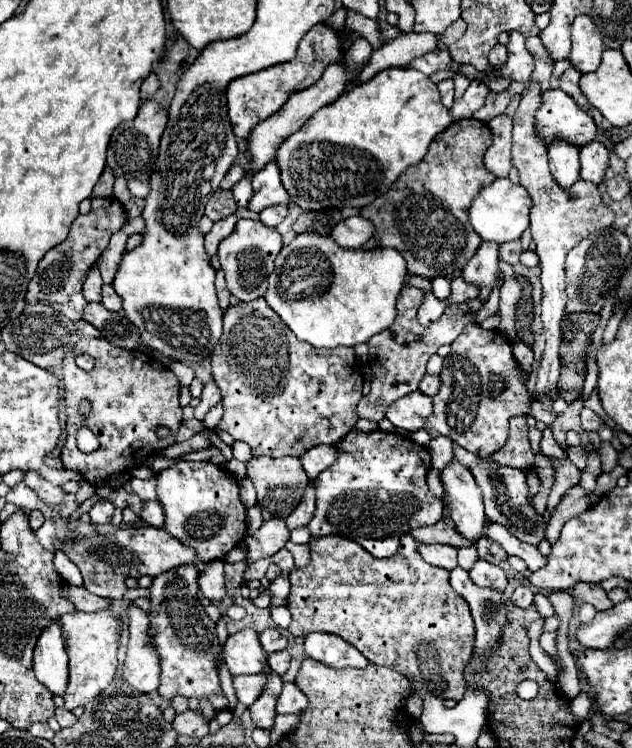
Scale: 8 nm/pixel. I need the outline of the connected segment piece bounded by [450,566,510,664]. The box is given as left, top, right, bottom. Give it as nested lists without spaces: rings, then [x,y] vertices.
[[[460,566],[454,568],[450,572],[450,584],[452,588],[468,602],[470,606],[470,612],[472,612],[472,618],[474,618],[474,624],[476,624],[476,642],[474,642],[474,660],[480,662],[480,664],[486,664],[488,662],[488,656],[500,648],[500,642],[502,642],[502,630],[504,626],[508,624],[508,614],[510,614],[510,602],[506,598],[506,594],[502,590],[494,590],[494,588],[480,588],[476,586],[468,572],[462,570]]]

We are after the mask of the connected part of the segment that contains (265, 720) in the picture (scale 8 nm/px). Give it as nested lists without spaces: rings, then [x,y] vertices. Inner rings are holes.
[[[266,670],[270,680],[268,680],[268,688],[264,688],[260,700],[256,700],[248,712],[250,712],[250,718],[252,722],[266,730],[266,732],[272,732],[274,728],[274,718],[276,718],[276,702],[278,702],[278,696],[280,696],[280,688],[282,688],[282,678],[278,674],[274,674],[272,670]]]

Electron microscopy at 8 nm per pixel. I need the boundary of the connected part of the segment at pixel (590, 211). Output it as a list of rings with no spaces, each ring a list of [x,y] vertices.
[[[532,84],[530,92],[520,100],[520,106],[514,114],[514,142],[512,142],[512,158],[514,166],[520,172],[520,184],[528,190],[528,194],[534,200],[534,208],[530,212],[530,230],[532,240],[536,242],[536,254],[540,258],[540,280],[542,280],[542,324],[546,334],[546,348],[538,366],[538,380],[534,394],[530,402],[536,402],[542,394],[548,394],[560,376],[560,322],[564,318],[566,308],[566,290],[564,290],[564,258],[566,254],[584,240],[592,230],[608,228],[612,226],[614,214],[612,210],[600,202],[598,186],[584,184],[584,180],[578,180],[572,188],[564,190],[556,184],[548,170],[548,158],[546,158],[546,146],[542,140],[534,136],[534,114],[536,108],[540,108],[540,86]]]

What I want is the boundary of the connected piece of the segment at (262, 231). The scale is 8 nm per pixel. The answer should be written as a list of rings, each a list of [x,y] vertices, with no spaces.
[[[238,220],[234,232],[224,238],[218,248],[228,290],[242,302],[250,302],[264,296],[264,288],[268,288],[268,276],[274,268],[274,258],[278,256],[280,248],[282,238],[278,230],[264,226],[260,220]]]

